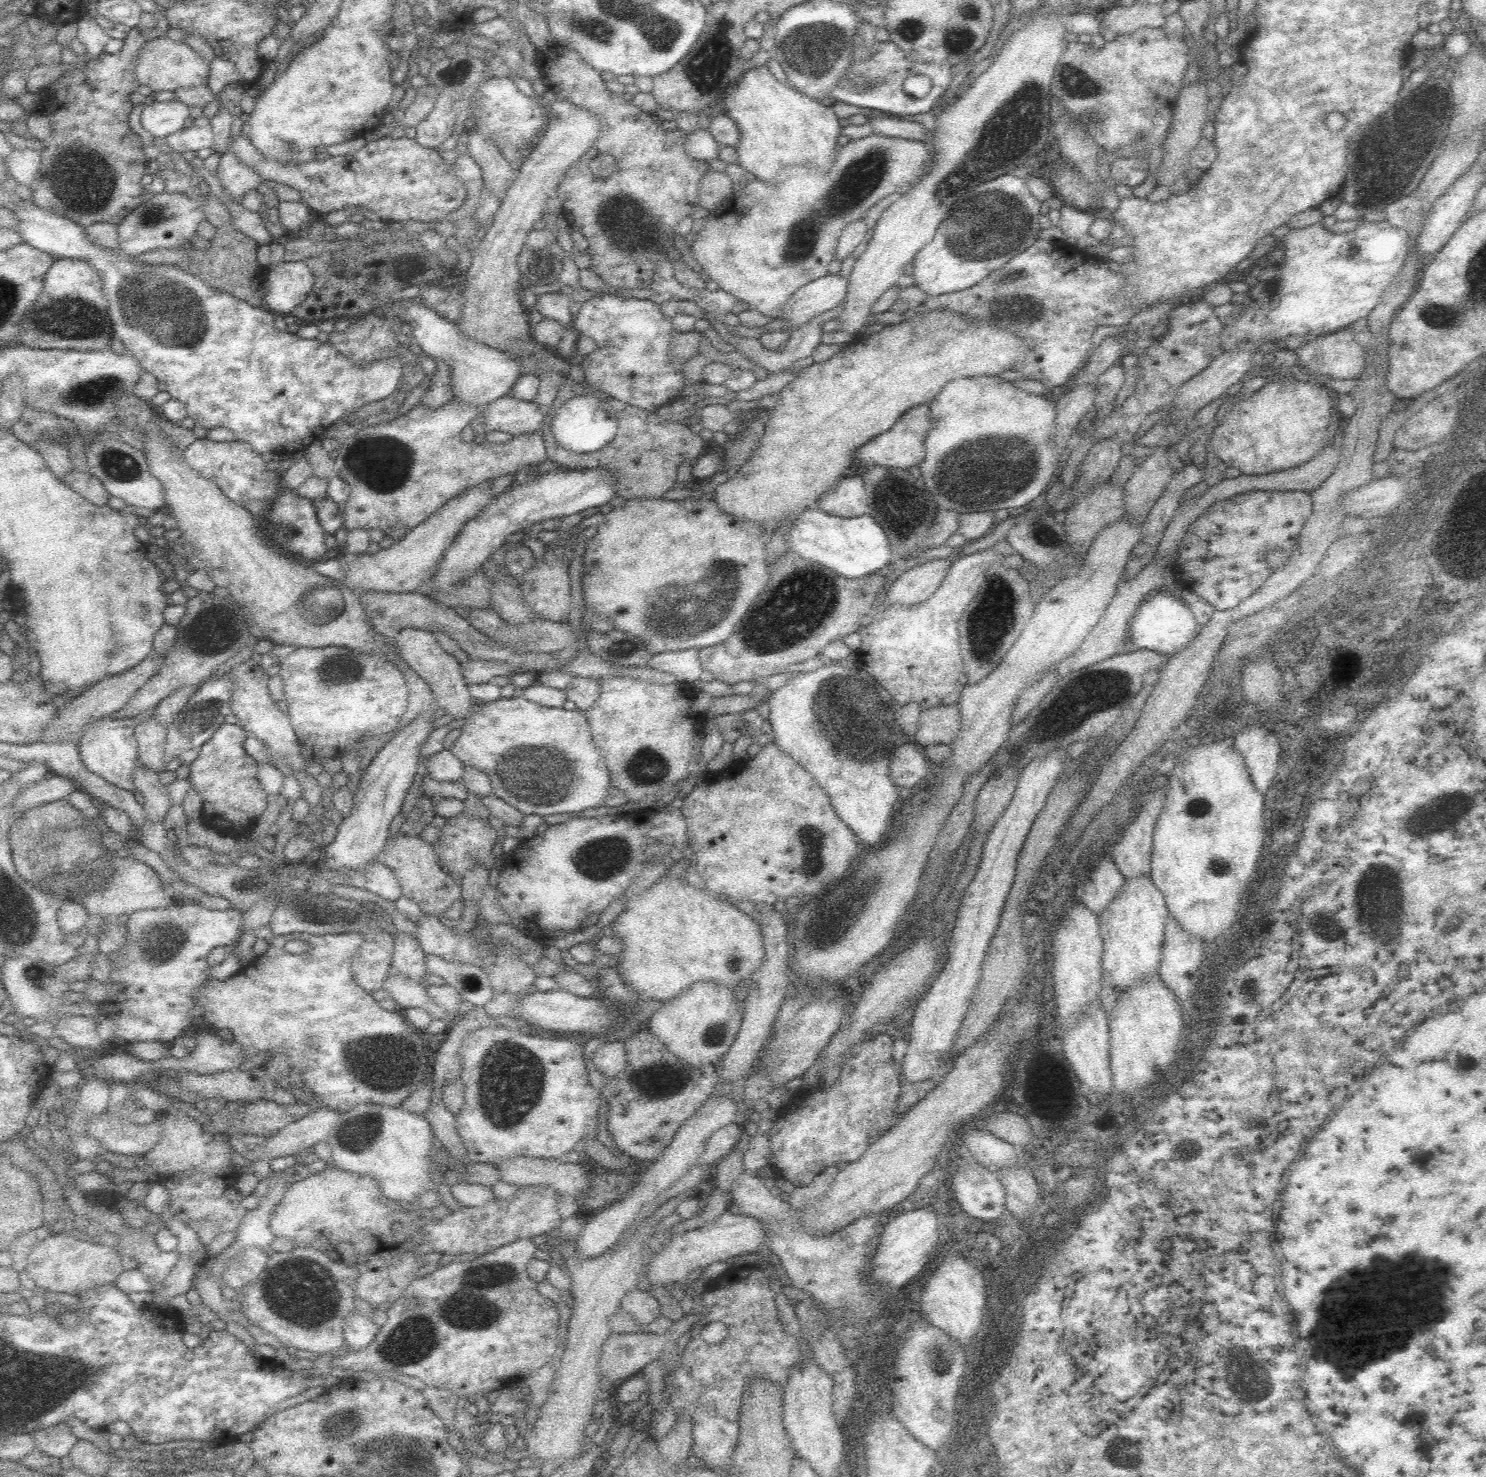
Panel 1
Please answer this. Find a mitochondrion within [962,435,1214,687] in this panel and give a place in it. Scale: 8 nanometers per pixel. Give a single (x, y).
(985, 629)

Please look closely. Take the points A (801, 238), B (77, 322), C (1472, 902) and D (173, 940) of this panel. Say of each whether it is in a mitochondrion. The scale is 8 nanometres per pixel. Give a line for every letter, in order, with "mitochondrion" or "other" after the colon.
A: mitochondrion
B: mitochondrion
C: other
D: mitochondrion

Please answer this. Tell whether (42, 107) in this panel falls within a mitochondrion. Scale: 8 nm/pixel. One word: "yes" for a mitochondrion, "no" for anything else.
no

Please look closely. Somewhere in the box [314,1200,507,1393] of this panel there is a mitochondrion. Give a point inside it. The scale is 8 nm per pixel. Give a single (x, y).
(469, 1311)

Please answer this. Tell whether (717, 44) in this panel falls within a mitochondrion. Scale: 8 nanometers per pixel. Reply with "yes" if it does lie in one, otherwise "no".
no

